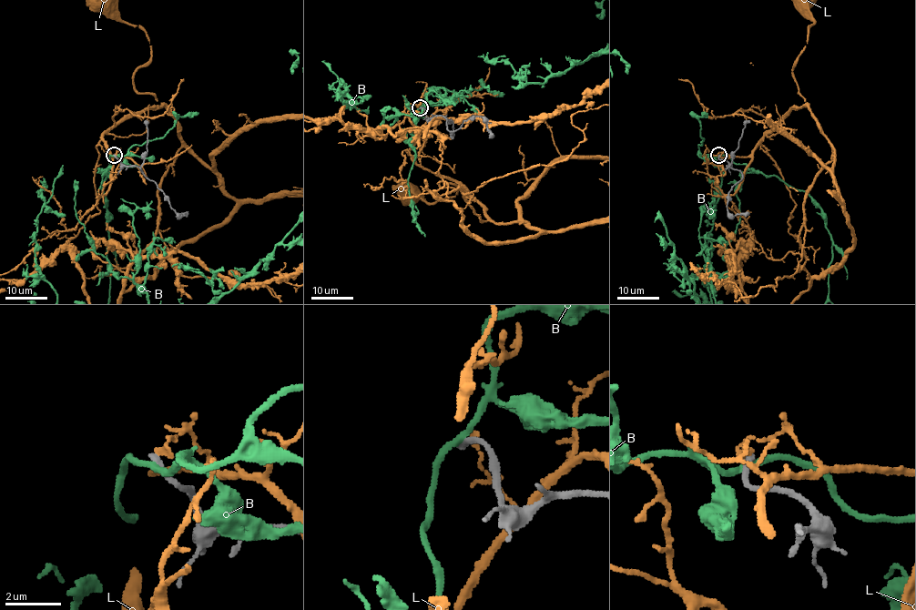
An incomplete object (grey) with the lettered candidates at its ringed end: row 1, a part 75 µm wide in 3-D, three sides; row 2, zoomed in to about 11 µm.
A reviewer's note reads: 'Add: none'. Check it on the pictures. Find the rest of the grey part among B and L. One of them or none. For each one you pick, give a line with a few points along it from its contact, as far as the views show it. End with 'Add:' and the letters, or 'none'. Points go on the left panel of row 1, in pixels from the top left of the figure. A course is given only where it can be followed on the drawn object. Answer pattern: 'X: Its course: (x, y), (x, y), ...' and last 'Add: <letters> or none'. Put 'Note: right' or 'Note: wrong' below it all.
Add: none
Note: right

